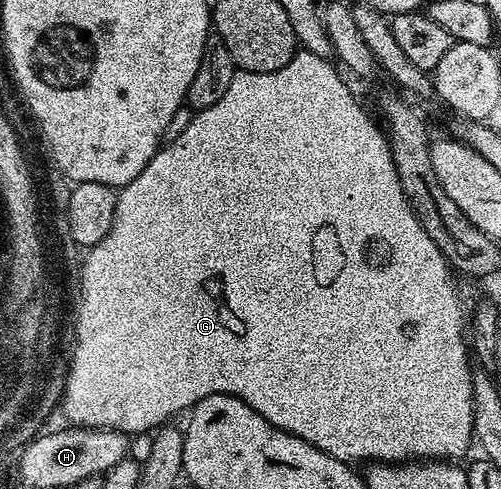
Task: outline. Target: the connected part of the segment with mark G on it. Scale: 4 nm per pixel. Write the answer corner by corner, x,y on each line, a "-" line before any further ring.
300,49
300,50
299,50
299,51
298,51
298,52
296,52
296,54
294,54
294,55
293,55
293,56
292,56
292,57
291,57
291,59
290,59
290,60
289,60
289,64
285,64
285,68
281,68
281,69
280,69
280,70
278,70
278,71
277,71
277,72
249,72
249,71
248,71
248,70
241,70
241,69
236,69
236,72
235,72
235,75
234,75
234,76
233,76
233,80
232,80
232,81
231,81
231,83
230,83
230,84
229,84
229,88
228,88
228,89
227,89
227,91
225,91
225,96
221,96
221,100
217,100
217,104
213,104
213,108
205,108
205,109
204,109
204,110
200,110
200,111
198,111
198,112
195,112
195,113
192,113
192,116
191,116
191,123
190,123
190,124
189,124
189,128
185,128
185,132
181,132
181,136
177,136
177,140
173,140
173,141
172,141
172,142
169,142
169,143
166,143
166,145
164,145
164,146
163,146
163,147
162,147
162,148
161,148
161,149
160,149
160,150
158,150
158,152
157,152
157,153
155,153
155,155
154,155
154,156
153,156
153,160
149,160
149,164
145,164
145,168
144,168
144,169
143,169
143,170
142,170
142,172
141,172
141,173
139,173
139,175
138,175
138,176
136,176
136,177
135,177
135,178
134,178
134,179
133,179
133,181
132,181
132,182
131,182
131,183
130,183
130,184
128,184
128,185
127,185
127,186
124,186
124,187
122,187
122,189
120,189
120,190
119,190
119,191
118,191
118,194
117,194
117,197
116,197
116,200
115,200
115,211
114,211
114,212
113,212
113,224
112,224
112,225
111,225
111,227
110,227
110,228
109,228
109,232
108,232
108,233
107,233
107,235
106,235
106,236
105,236
105,240
101,240
101,241
100,241
100,242
98,242
98,244
97,244
97,245
95,245
95,246
93,246
93,247
90,247
90,249
88,249
88,250
87,250
87,251
86,251
86,254
87,254
87,259
85,259
85,260
84,260
84,262
83,262
83,271
81,271
81,272
80,272
80,274
79,274
79,311
77,311
77,312
76,312
76,314
75,314
75,355
73,355
73,356
72,356
72,358
71,358
71,362
70,362
70,358
69,358
69,369
68,369
68,370
67,370
67,371
66,371
66,374
65,374
65,379
66,379
66,386
65,386
65,387
64,387
64,389
63,389
63,390
62,390
62,401
61,401
61,412
62,412
62,410
63,410
63,414
64,414
64,416
65,416
65,417
67,417
67,418
68,418
68,420
69,420
69,421
67,421
67,422
68,422
68,423
70,423
70,425
71,425
71,426
72,426
72,427
100,427
100,428
110,428
110,429
113,429
113,430
120,430
120,431
123,431
123,433
125,433
125,434
126,434
126,435
128,435
128,436
134,436
134,435
137,435
137,434
142,434
142,433
144,433
144,432
151,432
151,431
154,431
154,430
155,430
155,429
156,429
156,428
158,428
158,427
160,427
160,426
162,426
162,425
164,425
164,423
166,423
166,422
167,422
167,421
168,421
168,420
171,420
171,419
174,419
174,418
171,418
171,417
173,417
173,416
174,416
174,414
179,414
179,413
181,413
181,412
182,412
182,410
183,410
183,413
184,413
184,412
187,412
187,411
190,411
190,409
191,409
191,407
192,407
192,406
196,406
196,405
197,405
197,404
198,404
198,403
199,403
199,402
200,402
200,401
201,401
201,400
205,400
205,396
213,396
213,395
214,395
214,394
232,394
232,395
233,395
233,396
237,396
237,397
238,397
238,398
240,398
240,399
241,399
241,400
245,400
245,404
249,404
249,408
253,408
253,409
254,409
254,410
255,410
255,411
256,411
256,412
258,412
258,413
259,413
259,414
260,414
260,415
261,415
261,416
265,416
265,420
269,420
269,424
270,424
270,425
271,425
271,426
276,426
276,427
277,427
277,428
281,428
281,429
282,429
282,430
284,430
284,431
285,431
285,432
289,432
289,433
290,433
290,434
292,434
292,435
293,435
293,436
301,436
301,440
305,440
305,441
306,441
306,442
308,442
308,443
309,443
309,444
313,444
313,445
314,445
314,446
316,446
316,447
317,447
317,448
321,448
321,452
325,452
325,453
326,453
326,454
328,454
328,455
329,455
329,456
333,456
333,457
334,457
334,458
336,458
336,459
337,459
337,460
341,460
341,461
342,461
342,462
346,462
346,463
348,463
348,464
359,464
359,463
355,463
355,462
363,462
363,463
362,463
362,464
367,464
367,463
371,463
371,464
407,464
407,463
410,463
410,462
411,462
411,461
412,461
412,460
459,460
459,457
461,457
461,456
462,456
462,454
463,454
463,453
465,453
465,452
466,452
466,450
467,450
467,449
469,449
469,448
470,448
470,446
473,446
473,435
474,435
474,432
475,432
475,429
474,429
474,428
473,428
473,388
472,388
472,387
471,387
471,371
472,371
472,369
473,369
473,363
471,363
471,362
470,362
470,360
469,360
469,359
467,359
467,350
468,350
468,354
469,354
469,342
468,342
468,339
467,339
467,342
466,342
466,340
465,340
465,339
463,339
463,330
464,330
464,334
465,334
465,310
464,310
464,314
463,314
463,302
462,302
462,300
461,300
461,299
459,299
459,290
458,290
458,288
457,288
457,287
455,287
455,278
456,278
456,275
455,275
455,274
454,274
454,273
453,273
453,271
452,271
452,268
451,268
451,266
450,266
450,264
448,264
448,262
447,262
447,261
446,261
446,260
445,260
445,256
444,256
444,255
443,255
443,254
442,254
442,253
441,253
441,252
440,252
440,250
439,250
439,249
438,249
438,248
437,248
437,244
433,244
433,240
429,240
429,232
425,232
425,231
424,231
424,230
423,230
423,229
422,229
422,228
421,228
421,224
420,224
420,223
419,223
419,221
418,221
418,220
417,220
417,216
416,216
416,215
415,215
415,214
414,214
414,212
412,212
412,210
411,210
411,206
410,206
410,205
409,205
409,204
408,204
408,202
407,202
407,197
406,197
406,196
405,196
405,192
404,192
404,191
403,191
403,189
402,189
402,188
401,188
401,180
400,180
400,179
399,179
399,177
398,177
398,176
397,176
397,168
396,168
396,167
395,167
395,165
394,165
394,164
393,164
393,156
392,156
392,155
391,155
391,145
390,145
390,144
388,144
388,143
387,143
387,135
386,135
386,133
384,133
384,131
383,131
383,130
382,130
382,129
381,129
381,126
380,126
380,123
379,123
379,122
378,122
378,121
376,121
376,122
377,122
377,123
375,123
375,122
374,122
374,120
373,120
373,119
371,119
371,118
370,118
370,116
369,116
369,115
367,115
367,110
366,110
366,108
365,108
365,107
363,107
363,106
362,106
362,104
361,104
361,103
359,103
359,102
358,102
358,100
357,100
357,99
355,99
355,94
354,94
354,92
353,92
353,91
351,91
351,90
350,90
350,88
349,88
349,87
347,87
347,86
346,86
346,84
345,84
345,83
343,83
343,78
342,78
342,76
341,76
341,75
339,75
339,72
341,72
341,70
340,70
340,67
339,67
339,66
338,66
338,65
336,65
336,63
335,63
335,62
334,62
334,61
332,61
332,59
331,59
331,58
330,58
330,57
327,57
327,56
324,56
324,55
322,55
322,54
314,54
314,53
313,53
313,52
309,52
309,51
308,51
308,50
305,50
305,49

